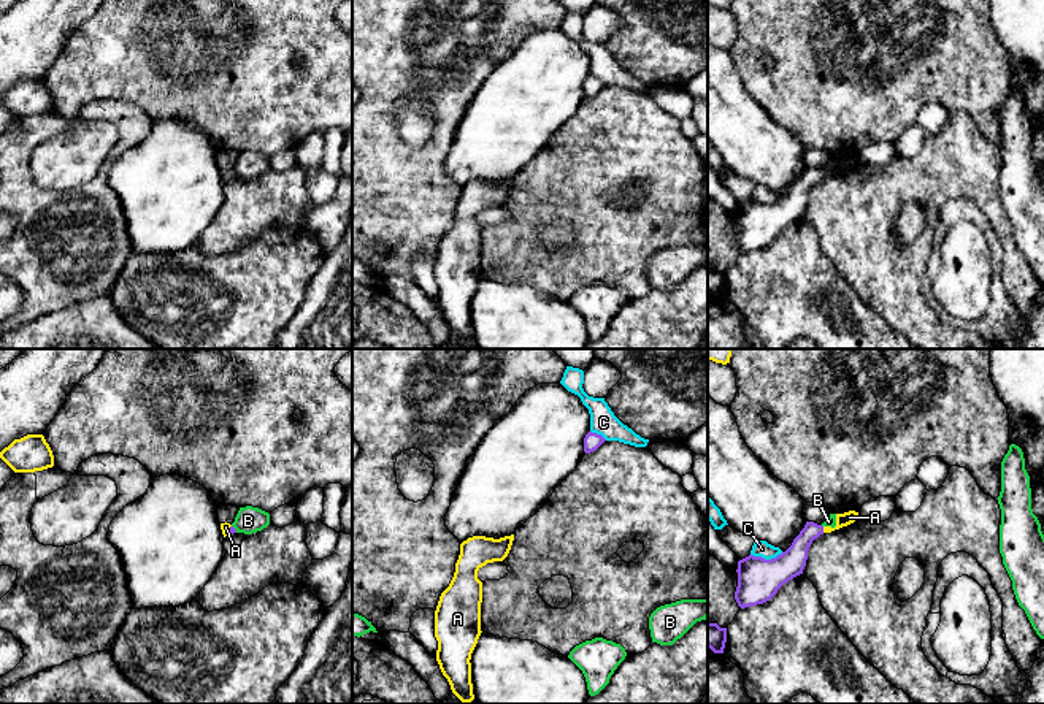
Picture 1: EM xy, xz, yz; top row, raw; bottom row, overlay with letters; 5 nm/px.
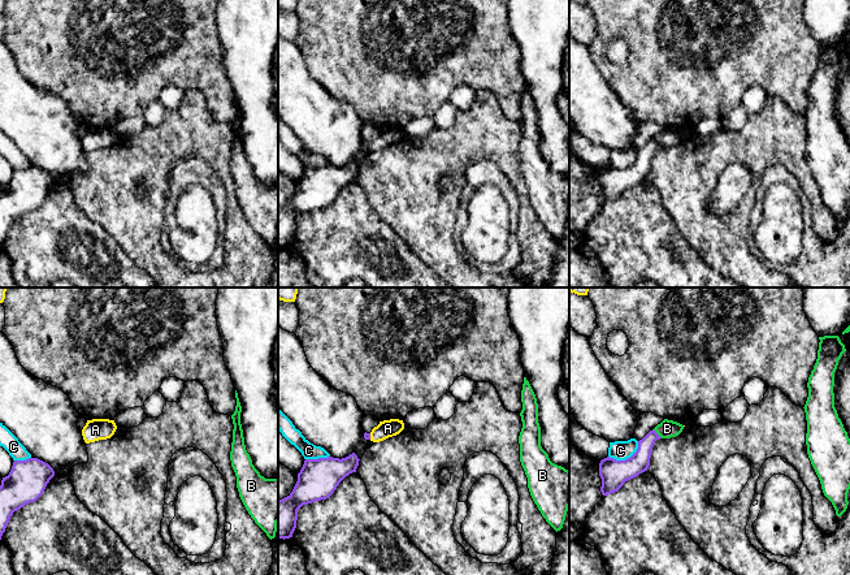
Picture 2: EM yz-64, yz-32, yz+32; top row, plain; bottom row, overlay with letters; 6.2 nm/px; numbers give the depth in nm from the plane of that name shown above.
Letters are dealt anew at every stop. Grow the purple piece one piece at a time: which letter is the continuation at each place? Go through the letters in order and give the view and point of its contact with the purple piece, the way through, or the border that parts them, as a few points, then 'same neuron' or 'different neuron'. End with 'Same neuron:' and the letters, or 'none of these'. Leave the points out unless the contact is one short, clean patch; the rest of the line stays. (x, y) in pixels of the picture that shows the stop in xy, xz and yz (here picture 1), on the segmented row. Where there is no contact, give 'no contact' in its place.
A: contact yz (822, 530); way yz (790, 563), (798, 547), (822, 530), (835, 528), (849, 517); same neuron
B: contact xy (234, 528); different neuron
C: contact yz (767, 560); different neuron
Same neuron: A

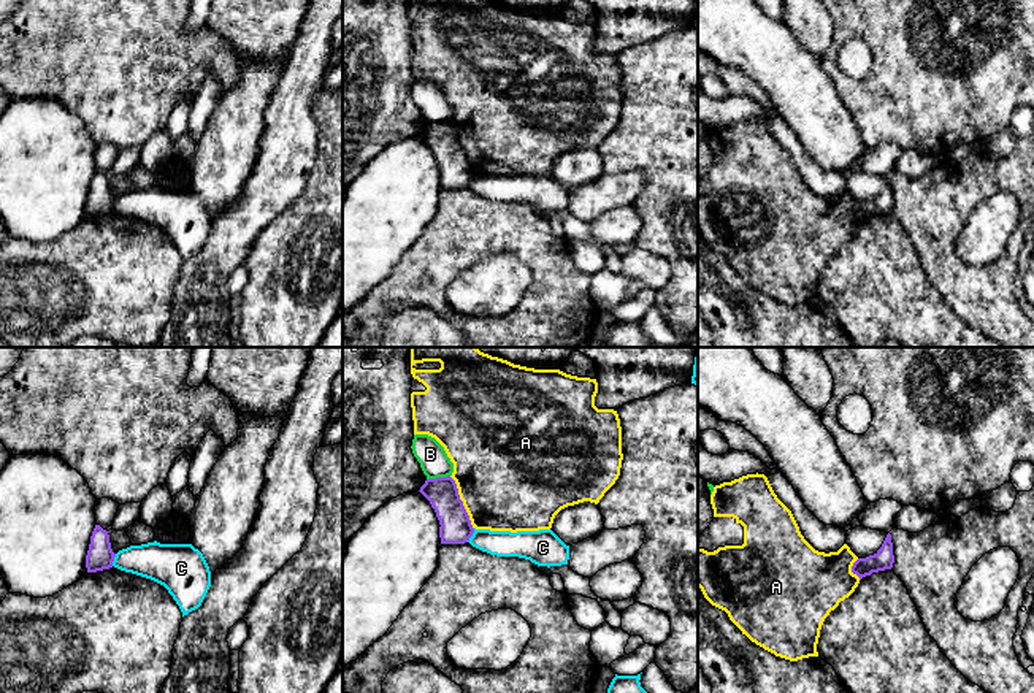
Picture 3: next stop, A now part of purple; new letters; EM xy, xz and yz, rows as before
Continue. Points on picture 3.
A: contact xz (462, 503); different neuron
B: contact xz (438, 478); border xz (449, 474), (427, 479); different neuron
C: contact xz (471, 535); different neuron
Same neuron: none of these

